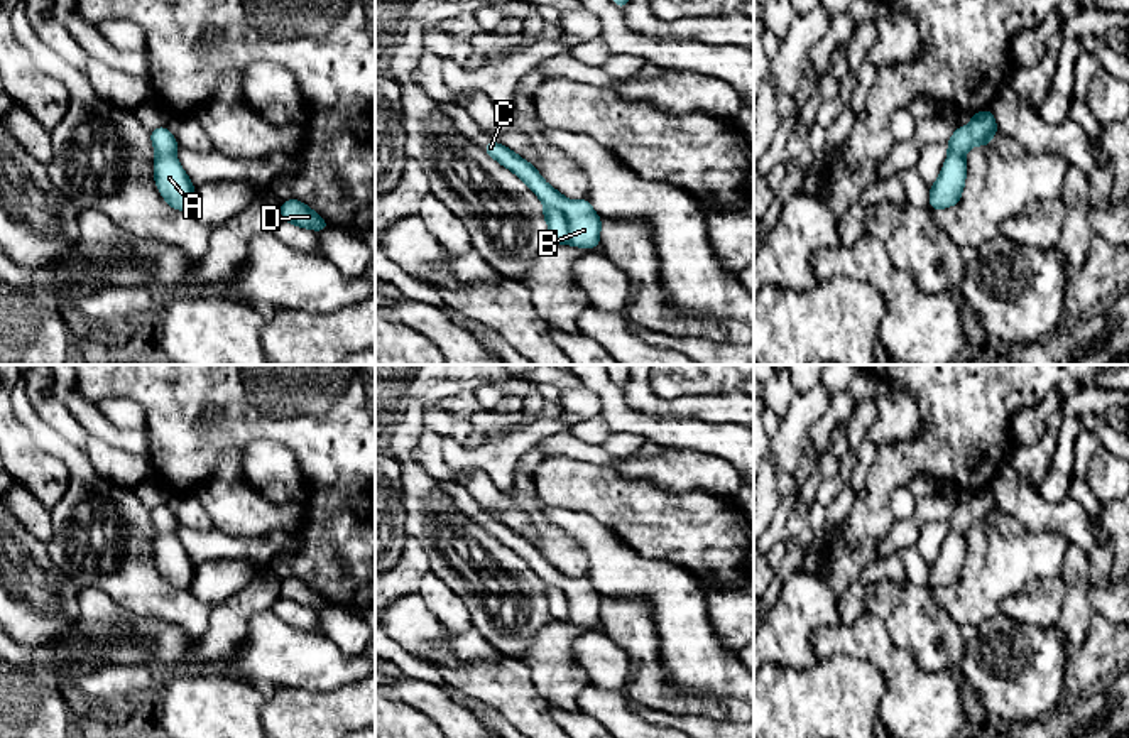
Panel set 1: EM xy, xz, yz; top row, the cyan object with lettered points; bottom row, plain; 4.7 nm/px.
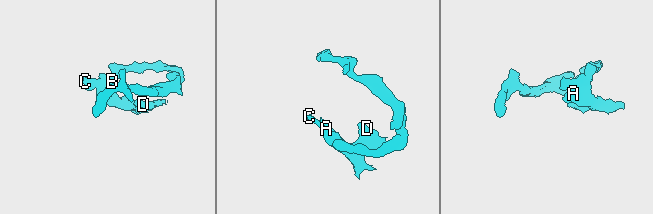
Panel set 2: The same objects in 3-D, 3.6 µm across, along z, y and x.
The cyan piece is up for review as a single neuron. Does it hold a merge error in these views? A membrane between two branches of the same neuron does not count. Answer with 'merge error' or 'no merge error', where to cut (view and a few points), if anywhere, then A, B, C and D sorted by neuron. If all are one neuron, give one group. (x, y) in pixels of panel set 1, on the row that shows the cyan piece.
no merge error; no cut; A B C D

